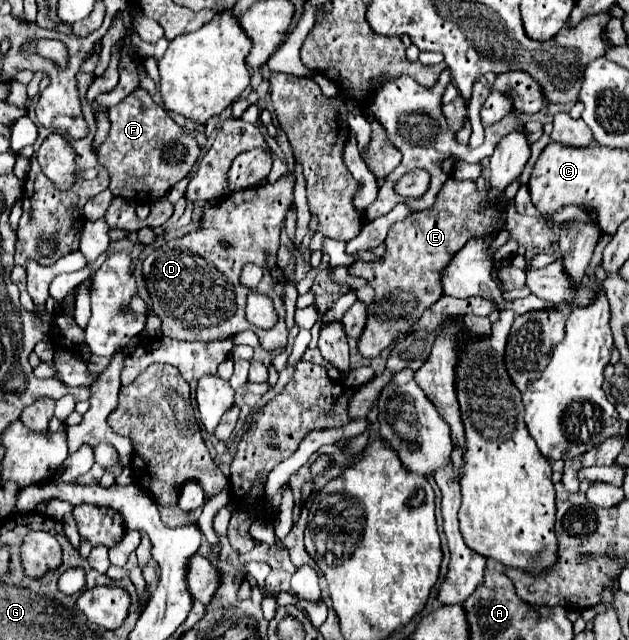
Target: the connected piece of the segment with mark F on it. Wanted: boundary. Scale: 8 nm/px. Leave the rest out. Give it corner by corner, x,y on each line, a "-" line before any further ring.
136,88
120,104
112,106
110,122
110,134
98,148
98,162
108,170
110,180
116,180
114,192
126,200
156,202
192,170
200,156
194,136
178,126
144,88

